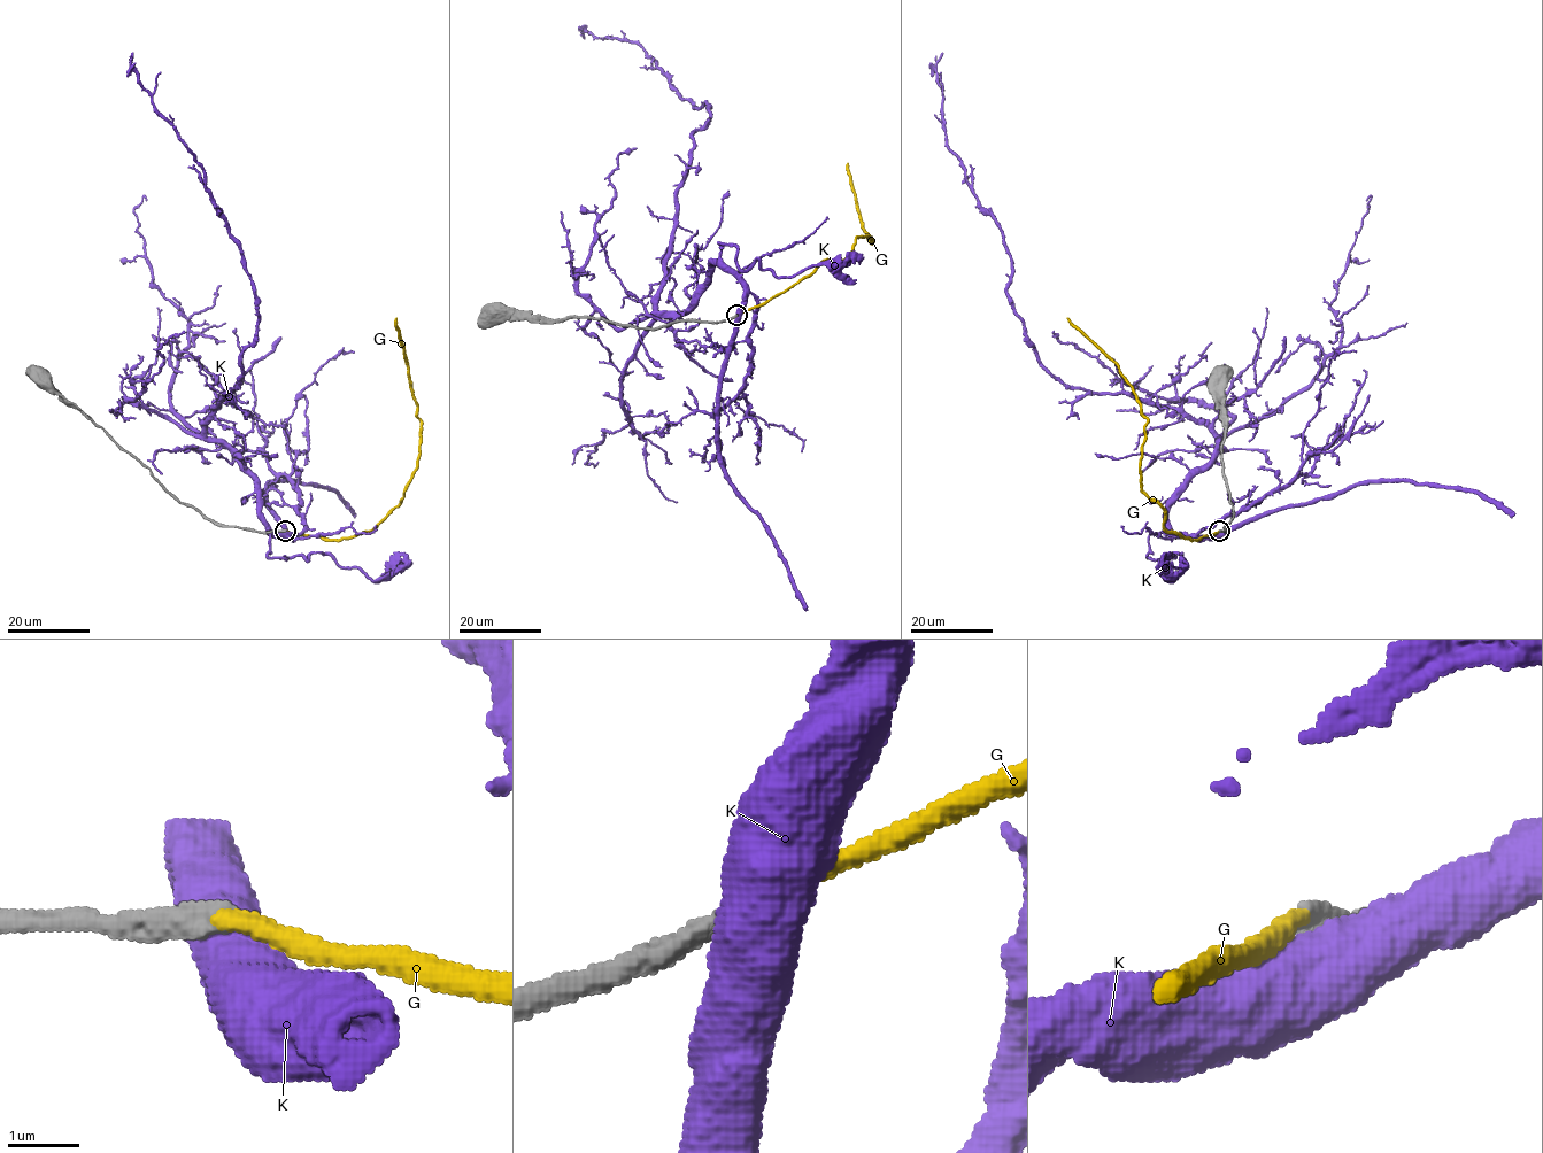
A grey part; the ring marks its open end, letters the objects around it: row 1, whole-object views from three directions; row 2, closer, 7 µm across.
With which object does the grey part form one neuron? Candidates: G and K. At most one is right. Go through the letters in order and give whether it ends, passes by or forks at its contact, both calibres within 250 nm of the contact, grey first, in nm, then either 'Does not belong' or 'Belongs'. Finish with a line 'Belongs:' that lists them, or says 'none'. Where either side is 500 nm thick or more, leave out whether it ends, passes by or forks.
G: It ends there. Thickness 360 nm (grey) against 280 nm. Belongs
K: Thickness 400 nm (grey) against 800 nm. Does not belong
Belongs: G

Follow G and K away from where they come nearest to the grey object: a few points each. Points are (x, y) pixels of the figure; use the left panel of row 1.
G: (285, 531), (333, 540), (348, 539), (369, 533), (401, 503), (417, 467), (421, 418), (396, 318)
K: (284, 532), (261, 515), (259, 482), (205, 434), (238, 384), (257, 298), (133, 52)

